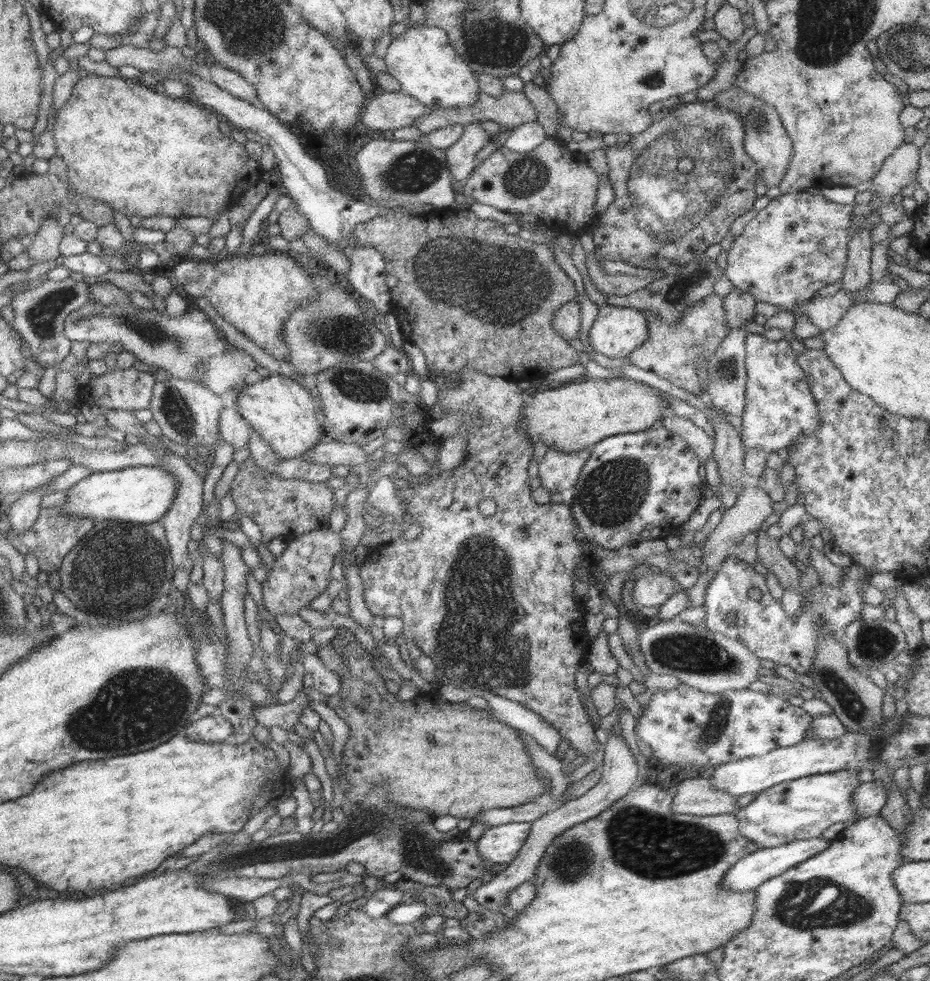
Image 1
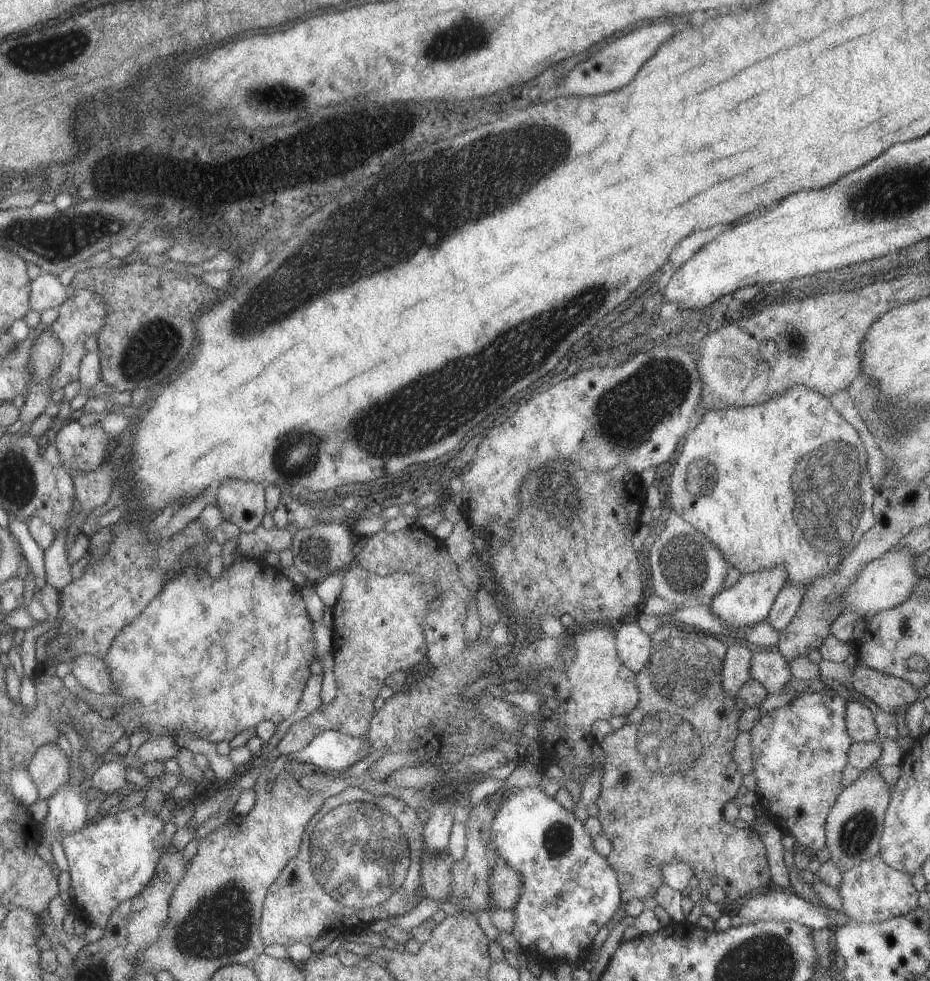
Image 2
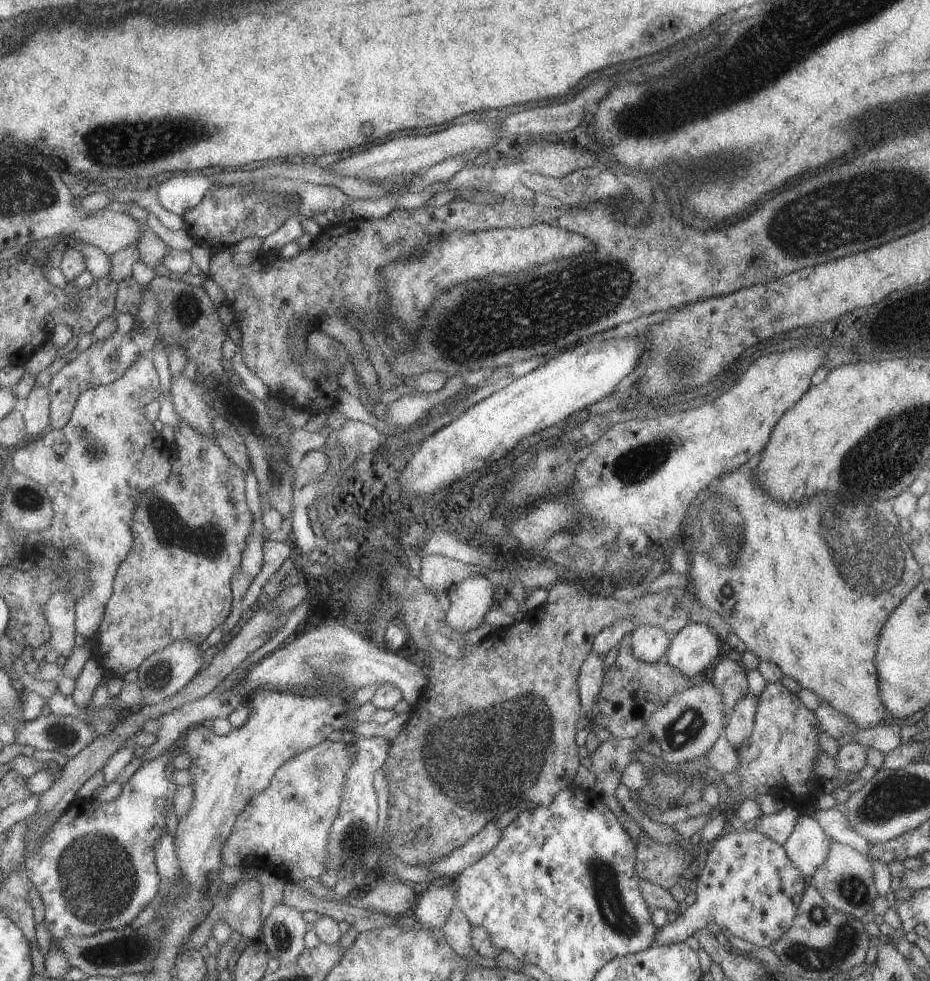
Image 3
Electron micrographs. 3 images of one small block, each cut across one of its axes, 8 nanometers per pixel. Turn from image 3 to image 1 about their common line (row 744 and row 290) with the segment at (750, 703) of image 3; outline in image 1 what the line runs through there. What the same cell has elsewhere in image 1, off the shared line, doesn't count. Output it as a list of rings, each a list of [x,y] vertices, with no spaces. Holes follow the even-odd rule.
[[[733,287],[724,299],[725,321],[728,328],[743,328],[755,316],[756,299],[752,294]]]

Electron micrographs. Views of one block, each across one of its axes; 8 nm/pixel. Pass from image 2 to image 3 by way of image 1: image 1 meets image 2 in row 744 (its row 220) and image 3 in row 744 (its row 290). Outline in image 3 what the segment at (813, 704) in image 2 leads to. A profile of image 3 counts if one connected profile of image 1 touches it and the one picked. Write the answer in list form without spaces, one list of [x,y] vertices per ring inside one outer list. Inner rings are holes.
[[[779,681],[768,683],[760,694],[757,712],[755,715],[754,730],[738,748],[740,768],[734,772],[739,777],[739,784],[730,796],[721,790],[719,811],[733,815],[740,810],[744,800],[756,800],[760,794],[774,794],[785,805],[794,810],[805,813],[808,808],[815,808],[816,801],[825,792],[823,778],[816,777],[814,764],[822,752],[819,744],[819,735],[824,734],[814,711],[808,710],[802,704],[798,693],[790,692]]]

